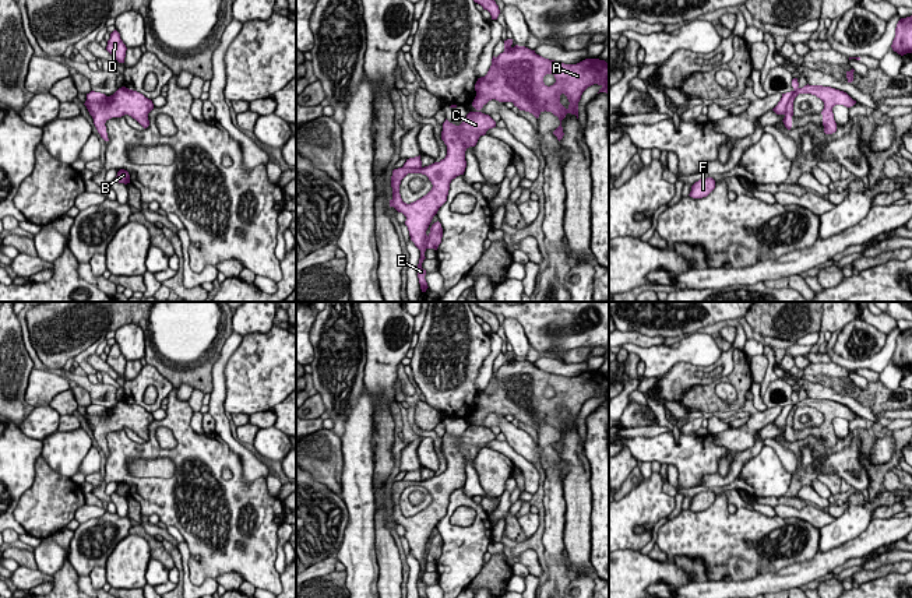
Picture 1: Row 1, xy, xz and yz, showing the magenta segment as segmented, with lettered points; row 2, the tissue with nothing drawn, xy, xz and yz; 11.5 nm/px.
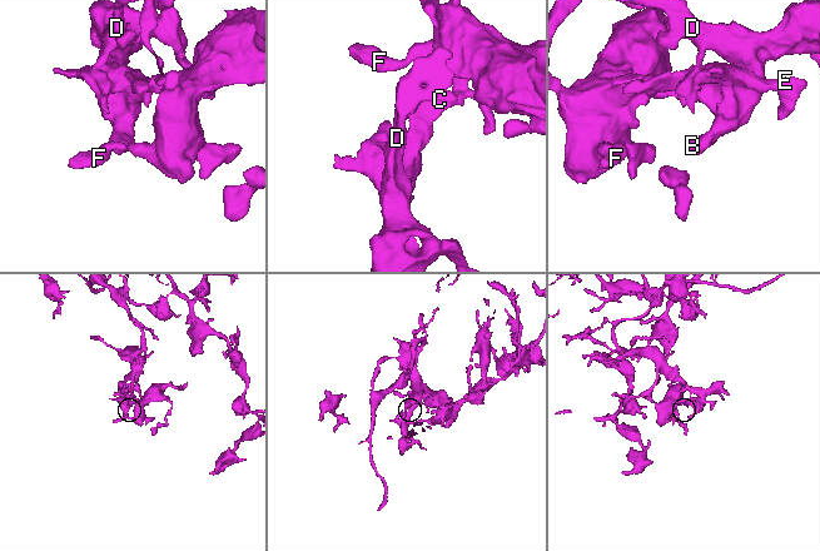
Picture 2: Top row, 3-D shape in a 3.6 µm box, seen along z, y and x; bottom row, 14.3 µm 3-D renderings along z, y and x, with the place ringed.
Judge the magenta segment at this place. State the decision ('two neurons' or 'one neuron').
one neuron

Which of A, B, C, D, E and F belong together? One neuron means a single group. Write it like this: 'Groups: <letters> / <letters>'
Groups: A B C D E F

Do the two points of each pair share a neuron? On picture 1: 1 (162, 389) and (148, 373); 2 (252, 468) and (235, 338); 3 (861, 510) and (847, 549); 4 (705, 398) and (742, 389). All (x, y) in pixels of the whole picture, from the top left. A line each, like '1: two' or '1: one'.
1: one
2: one
3: two
4: one

